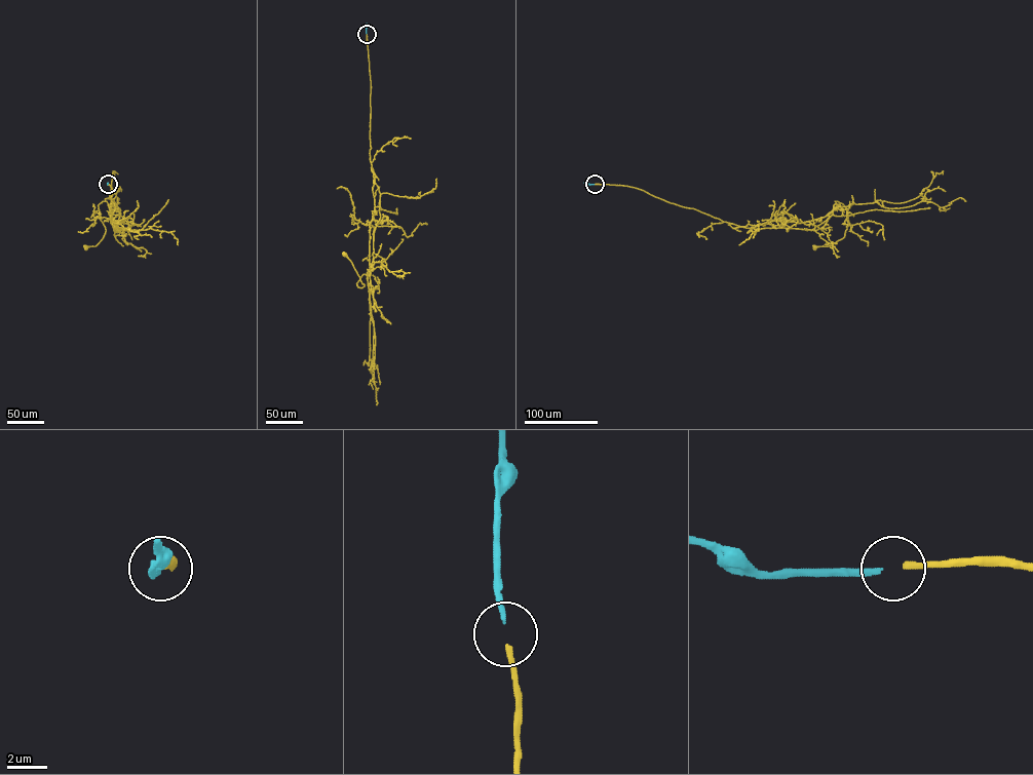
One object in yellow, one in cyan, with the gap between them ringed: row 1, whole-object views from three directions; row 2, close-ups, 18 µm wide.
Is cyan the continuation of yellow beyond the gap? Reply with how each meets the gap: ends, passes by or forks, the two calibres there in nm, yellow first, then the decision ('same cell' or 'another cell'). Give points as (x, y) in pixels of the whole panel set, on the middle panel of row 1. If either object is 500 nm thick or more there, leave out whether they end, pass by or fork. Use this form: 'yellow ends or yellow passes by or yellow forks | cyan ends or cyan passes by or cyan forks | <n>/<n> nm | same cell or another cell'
yellow ends | cyan ends | 300/260 nm | same cell

